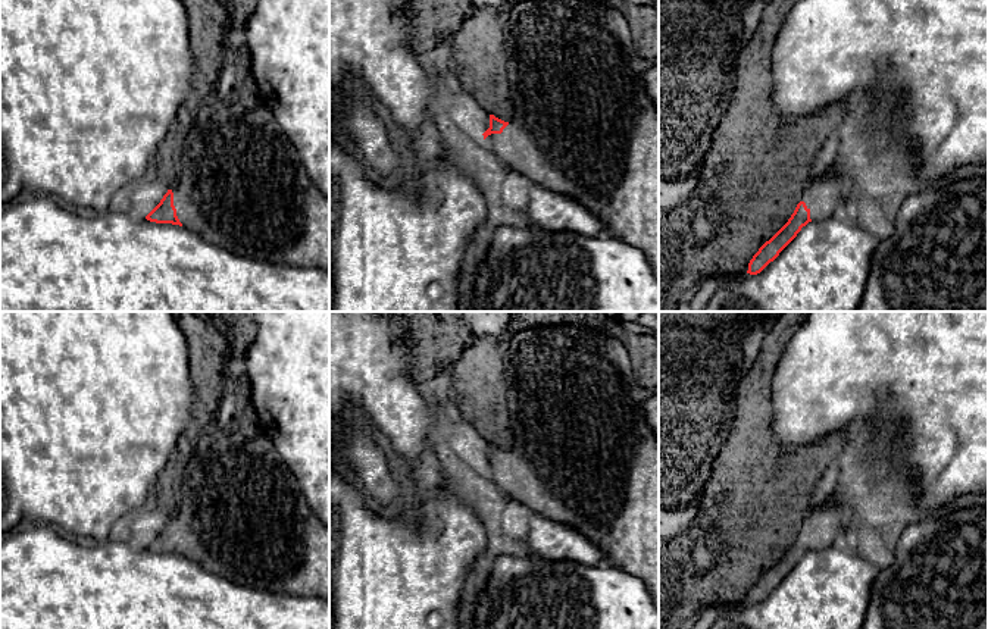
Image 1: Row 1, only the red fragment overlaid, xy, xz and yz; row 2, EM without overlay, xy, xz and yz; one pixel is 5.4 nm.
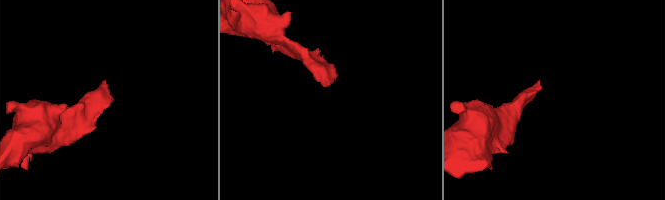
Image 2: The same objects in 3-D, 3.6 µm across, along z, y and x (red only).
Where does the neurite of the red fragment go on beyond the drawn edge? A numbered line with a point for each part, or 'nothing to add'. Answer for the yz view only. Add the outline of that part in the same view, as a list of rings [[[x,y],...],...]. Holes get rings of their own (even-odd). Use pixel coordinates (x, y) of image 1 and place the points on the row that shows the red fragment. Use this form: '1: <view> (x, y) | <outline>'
1: yz (824, 191) | [[[817,140],[815,151],[819,156],[810,160],[809,179],[801,201],[810,210],[812,222],[822,222],[840,215],[844,194],[842,179],[831,172],[840,168],[841,160],[834,154],[826,156],[826,140]]]

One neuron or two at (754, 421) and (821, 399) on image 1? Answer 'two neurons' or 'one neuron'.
two neurons

